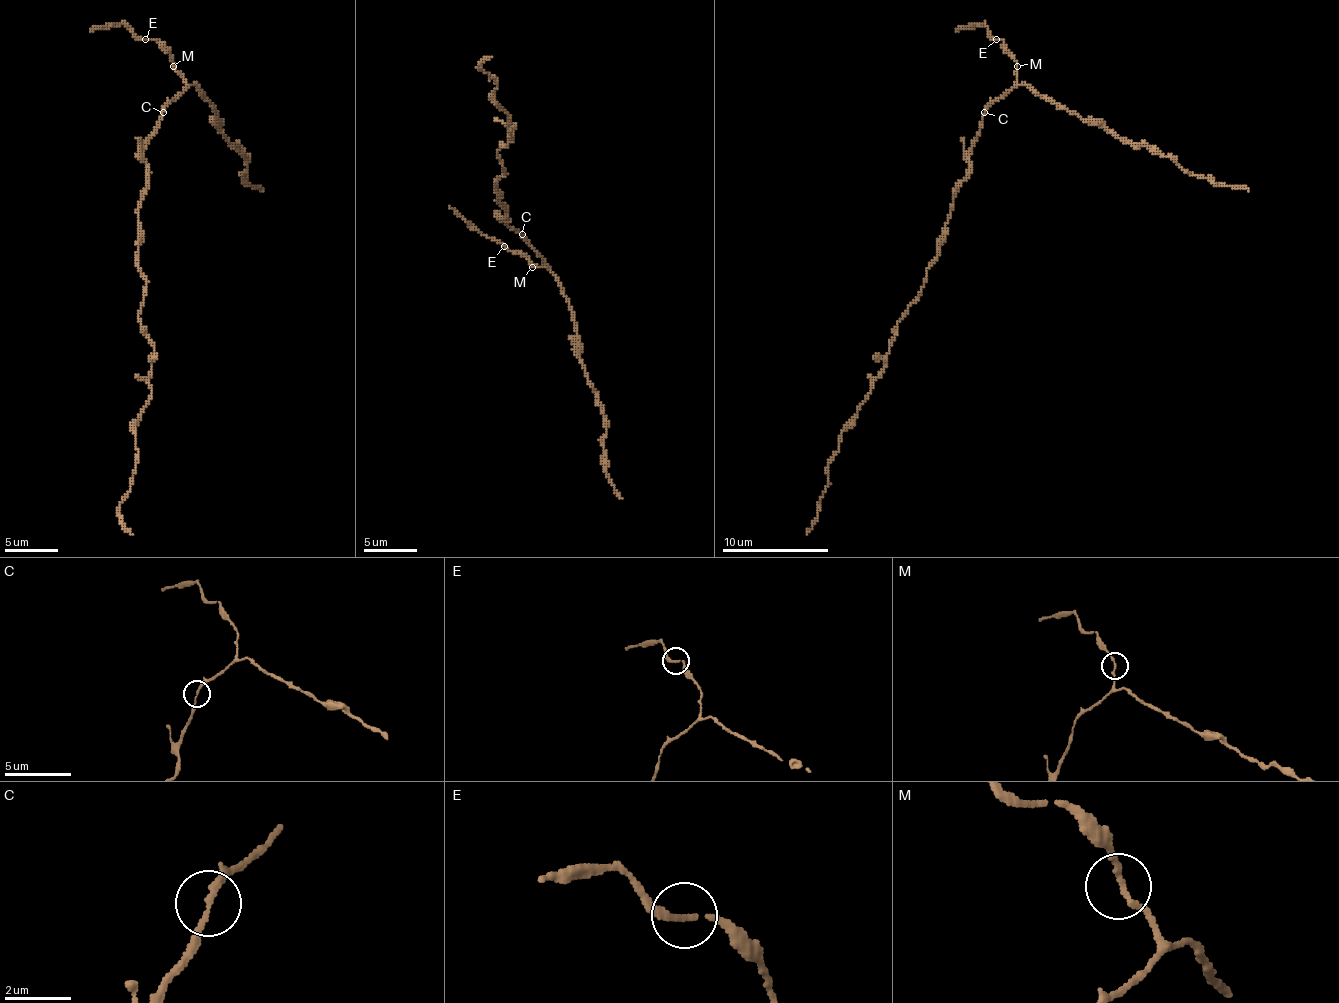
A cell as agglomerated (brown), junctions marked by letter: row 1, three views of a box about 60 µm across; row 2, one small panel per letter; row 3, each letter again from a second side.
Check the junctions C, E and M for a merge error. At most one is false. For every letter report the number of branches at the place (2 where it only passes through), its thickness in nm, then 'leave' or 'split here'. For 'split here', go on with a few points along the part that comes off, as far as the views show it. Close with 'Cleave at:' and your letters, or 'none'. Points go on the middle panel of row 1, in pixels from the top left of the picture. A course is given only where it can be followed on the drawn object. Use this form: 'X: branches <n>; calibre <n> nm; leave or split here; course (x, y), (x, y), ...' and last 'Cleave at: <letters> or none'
C: branches 2; calibre 170 nm; leave
E: branches 2; calibre 160 nm; leave
M: branches 2; calibre 160 nm; leave
Cleave at: none

